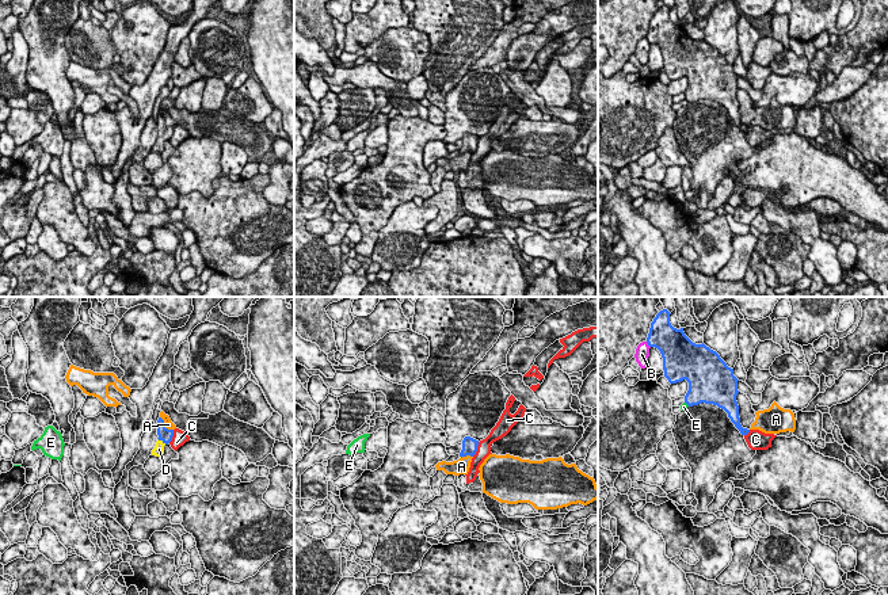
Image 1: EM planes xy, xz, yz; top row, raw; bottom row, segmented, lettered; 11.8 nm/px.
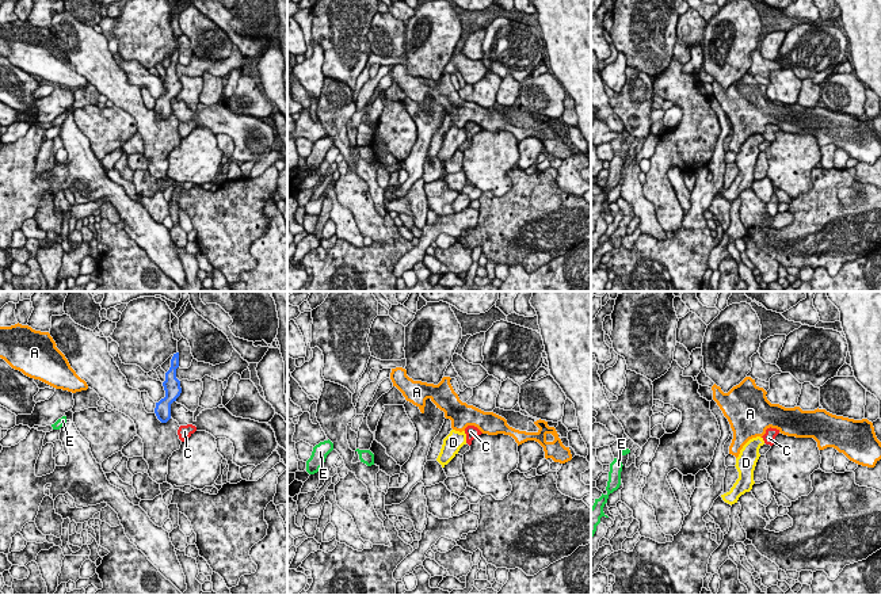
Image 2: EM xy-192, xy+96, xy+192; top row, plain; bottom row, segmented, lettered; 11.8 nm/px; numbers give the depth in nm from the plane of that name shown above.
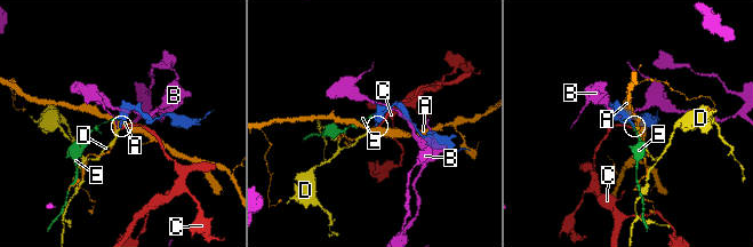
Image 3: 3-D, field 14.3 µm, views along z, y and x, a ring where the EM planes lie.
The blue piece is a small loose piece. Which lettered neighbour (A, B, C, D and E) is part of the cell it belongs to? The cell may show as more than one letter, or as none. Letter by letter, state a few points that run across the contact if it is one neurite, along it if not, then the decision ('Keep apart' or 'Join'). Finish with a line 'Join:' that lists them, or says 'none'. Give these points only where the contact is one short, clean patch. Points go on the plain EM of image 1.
A: Line: xy (160, 113), (164, 121), (172, 126). Keep apart
B: Keep apart
C: Line: xz (479, 138), (477, 147), (472, 152). Keep apart
D: Line: xy (164, 130), (162, 136), (159, 145). Join
E: Line: yz (685, 98), (689, 102). Keep apart
Join: D

